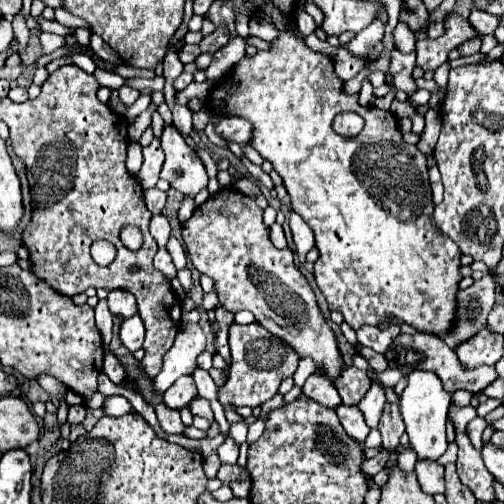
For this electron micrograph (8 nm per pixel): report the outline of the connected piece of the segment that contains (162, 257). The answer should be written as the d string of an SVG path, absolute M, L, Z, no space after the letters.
M160 248L160 250L156 252L156 256L154 256L154 266L156 266L162 274L166 274L168 278L172 278L172 276L176 274L176 268L174 268L172 256L168 254L166 248Z

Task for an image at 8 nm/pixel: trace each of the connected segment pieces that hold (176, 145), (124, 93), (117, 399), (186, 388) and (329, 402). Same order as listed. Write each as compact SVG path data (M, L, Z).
M174 126L164 128L162 150L166 152L166 162L160 178L168 180L172 188L180 190L182 194L196 196L202 188L208 186L204 164Z
M122 86L122 88L118 90L118 94L120 94L120 100L122 100L122 104L124 104L124 106L132 106L132 104L136 102L136 98L140 96L140 92L138 92L138 90L128 88L128 86Z
M108 396L108 398L106 398L106 404L104 404L104 412L106 412L108 416L122 416L122 414L134 412L134 408L132 408L132 404L130 404L126 398L122 398L122 396Z
M182 376L178 378L162 396L162 404L166 404L172 410L180 410L188 406L188 402L196 398L196 384L192 376Z
M312 374L308 380L306 380L306 384L302 386L302 392L310 398L310 400L314 400L314 402L318 402L318 404L322 404L322 406L326 406L326 408L336 408L336 406L340 406L342 404L342 400L338 398L338 392L334 390L334 384L326 378L326 376L322 376L322 374Z

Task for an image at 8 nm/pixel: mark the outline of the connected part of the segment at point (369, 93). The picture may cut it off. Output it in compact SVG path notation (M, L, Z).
M364 80L362 84L362 90L360 90L360 96L358 96L358 102L362 106L372 106L374 104L374 88L370 86L368 80Z

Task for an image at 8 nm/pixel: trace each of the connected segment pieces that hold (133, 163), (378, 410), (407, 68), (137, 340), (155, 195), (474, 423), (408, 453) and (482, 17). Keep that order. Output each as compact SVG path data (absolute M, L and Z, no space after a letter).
M132 142L128 146L128 160L126 160L126 168L130 174L136 174L142 166L142 148L136 146L136 142Z
M372 384L372 388L368 390L368 394L362 398L362 402L358 404L360 412L364 414L366 418L366 424L370 428L376 428L378 422L380 422L380 416L382 416L382 406L386 402L386 396L384 396L384 390L380 384Z
M398 50L390 52L390 68L386 72L386 84L394 86L396 90L404 90L408 94L408 102L412 94L418 90L412 78L412 70L414 70L414 52L410 54L400 54Z
M138 314L120 324L120 340L130 352L142 348L142 338L144 338L144 326Z
M158 188L144 190L144 204L152 214L160 214L166 203L166 192L160 191Z
M477 416L467 426L467 434L473 444L473 446L479 451L482 449L482 434L485 428L488 426L484 418Z
M407 449L400 453L398 466L401 470L404 470L404 472L411 472L414 470L417 460L417 455L414 450Z
M472 10L470 12L470 24L484 36L484 34L494 34L494 30L498 28L498 24L500 24L500 18L498 16L490 16L490 14L486 14L486 12L482 12L482 10Z

